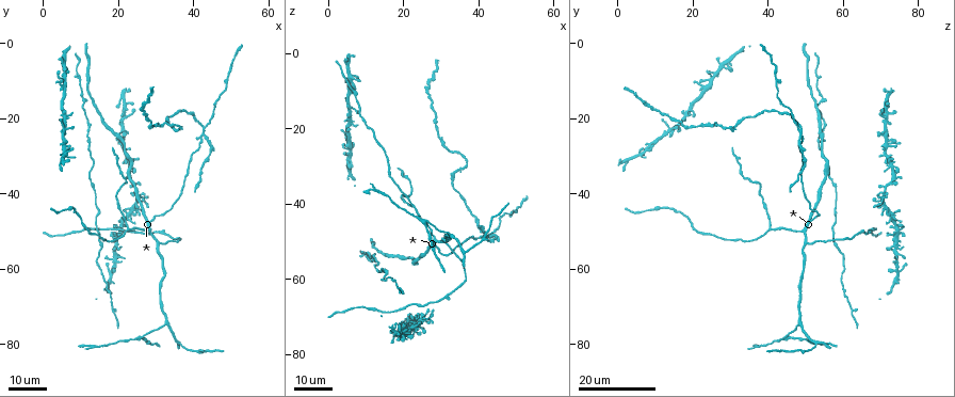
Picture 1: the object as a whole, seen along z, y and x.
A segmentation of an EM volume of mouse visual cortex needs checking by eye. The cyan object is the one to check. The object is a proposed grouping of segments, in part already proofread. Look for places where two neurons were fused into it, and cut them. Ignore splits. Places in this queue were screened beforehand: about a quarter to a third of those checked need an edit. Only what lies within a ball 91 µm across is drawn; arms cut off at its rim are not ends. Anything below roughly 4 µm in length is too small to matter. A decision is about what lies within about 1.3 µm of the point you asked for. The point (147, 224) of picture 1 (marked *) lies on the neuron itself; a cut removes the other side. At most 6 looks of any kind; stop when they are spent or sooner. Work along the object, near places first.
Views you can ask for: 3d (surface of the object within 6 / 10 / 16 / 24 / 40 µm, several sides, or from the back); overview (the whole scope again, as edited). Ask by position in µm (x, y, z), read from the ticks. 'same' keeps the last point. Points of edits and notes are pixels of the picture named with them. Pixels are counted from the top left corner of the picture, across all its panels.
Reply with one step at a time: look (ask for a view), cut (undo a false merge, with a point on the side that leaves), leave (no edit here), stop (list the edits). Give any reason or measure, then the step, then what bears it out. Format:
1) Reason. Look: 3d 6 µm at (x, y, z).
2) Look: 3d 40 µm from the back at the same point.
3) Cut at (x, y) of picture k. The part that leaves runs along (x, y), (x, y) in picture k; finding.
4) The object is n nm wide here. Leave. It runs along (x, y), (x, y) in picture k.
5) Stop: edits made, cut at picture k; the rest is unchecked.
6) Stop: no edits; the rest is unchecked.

Branch point. Look: 3d 16 µm at (31.0, 53.0, 50.0).

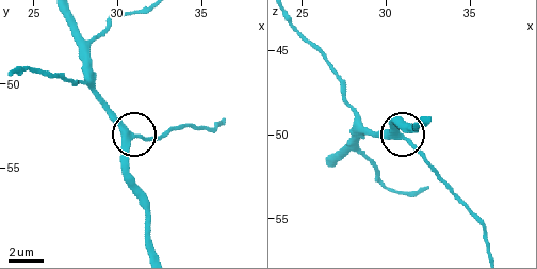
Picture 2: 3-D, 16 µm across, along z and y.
Zoom in. Look: 3d 10 µm at (31.3, 53.2, 50.2).

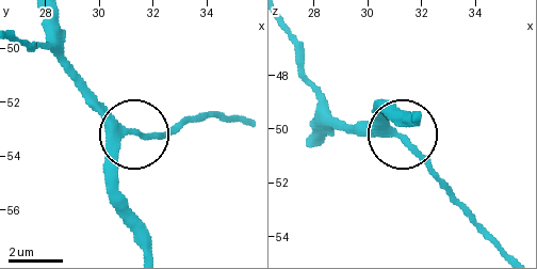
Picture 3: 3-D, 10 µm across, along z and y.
Leave. It runs along (47, 21), (63, 63), (125, 125), (107, 177) in picture 3; continuous, no second neuron.

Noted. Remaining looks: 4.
Thick turns thin. Look: 3d 24 µm at (31.0, 50.0, 65.0).

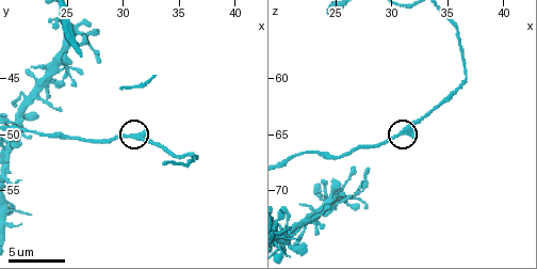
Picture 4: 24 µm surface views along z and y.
Look: 3d 10 µm at (31.0, 50.0, 64.8).

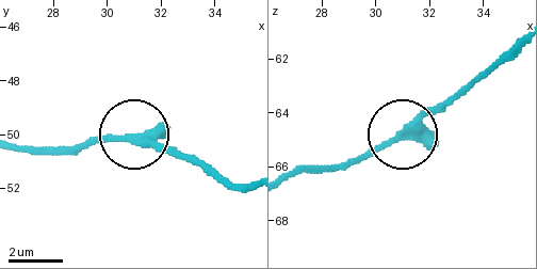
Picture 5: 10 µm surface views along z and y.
3 arms meet here. Leave. It runs along (250, 184), (215, 182), (126, 136), (80, 146) in picture 5; one neuron here.

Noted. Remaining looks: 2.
Three arms meet. Look: 3d 24 µm at (33.0, 74.0, 48.5).

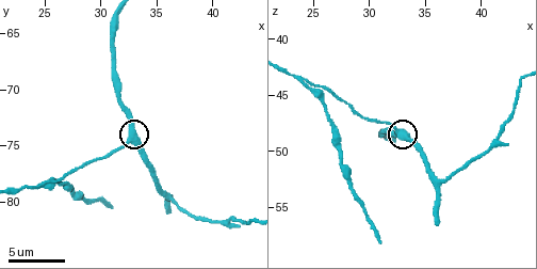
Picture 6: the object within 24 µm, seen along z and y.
Look: 3d 10 µm at (33.0, 74.8, 48.2).

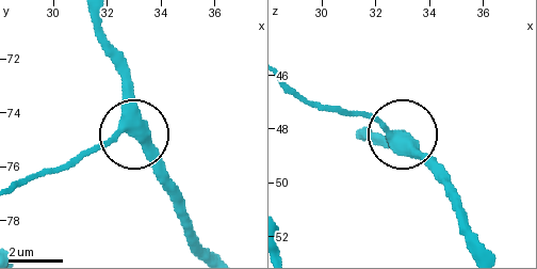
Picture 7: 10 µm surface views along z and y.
The object is 450 nm wide here. Leave. It runs along (93, 19), (120, 81), (123, 123), (174, 183) in picture 7; continuous, no second neuron.

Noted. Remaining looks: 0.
Stop: no edits; the rest is unchecked.

